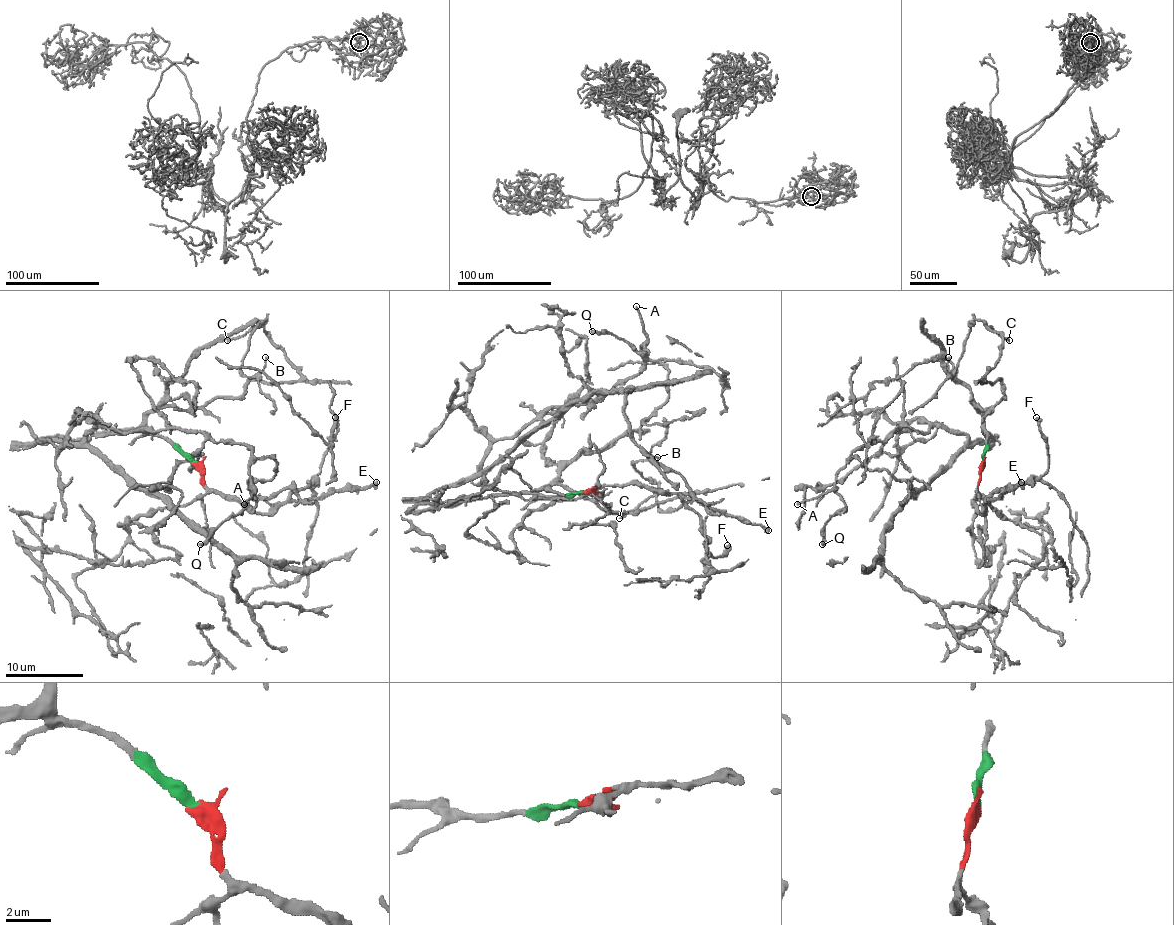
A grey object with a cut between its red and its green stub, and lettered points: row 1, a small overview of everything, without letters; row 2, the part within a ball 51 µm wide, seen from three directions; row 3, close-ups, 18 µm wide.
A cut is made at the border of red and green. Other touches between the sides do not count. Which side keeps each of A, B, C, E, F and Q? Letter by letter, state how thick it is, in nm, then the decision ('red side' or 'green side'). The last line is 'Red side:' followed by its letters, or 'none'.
A: 180 nm | green side
B: 110 nm | green side
C: 180 nm | green side
E: 400 nm | red side
F: 400 nm | red side
Q: 320 nm | green side
Red side: E, F

